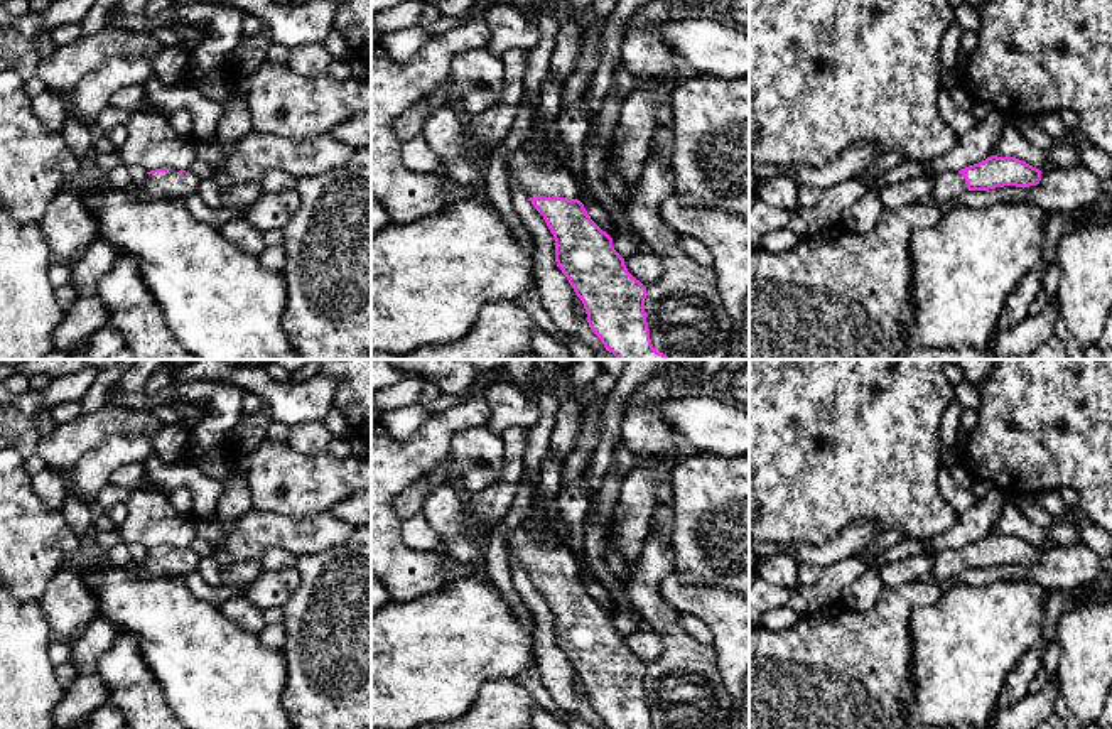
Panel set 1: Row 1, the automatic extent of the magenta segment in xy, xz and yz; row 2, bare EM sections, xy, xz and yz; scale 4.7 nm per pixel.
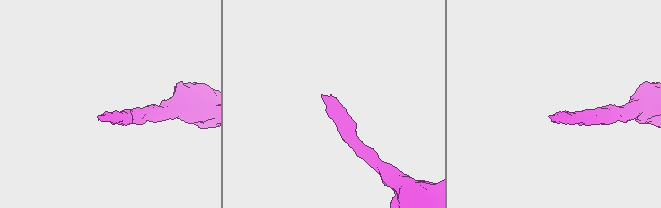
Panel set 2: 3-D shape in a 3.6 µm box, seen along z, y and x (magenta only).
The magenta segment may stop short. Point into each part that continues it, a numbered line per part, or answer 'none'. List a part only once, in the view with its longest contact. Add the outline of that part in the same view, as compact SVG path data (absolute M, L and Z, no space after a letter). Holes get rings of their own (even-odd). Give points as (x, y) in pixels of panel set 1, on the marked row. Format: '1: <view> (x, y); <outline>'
1: xz (527, 166); M532 128L523 143L508 152L506 172L511 186L520 186L528 197L567 197L577 199L577 186L569 167L550 164L542 150L533 143Z

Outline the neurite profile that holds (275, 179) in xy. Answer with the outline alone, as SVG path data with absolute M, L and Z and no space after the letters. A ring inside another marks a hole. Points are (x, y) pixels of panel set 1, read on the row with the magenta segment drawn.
M280 169L267 170L260 179L263 192L277 192L295 187L297 179Z

